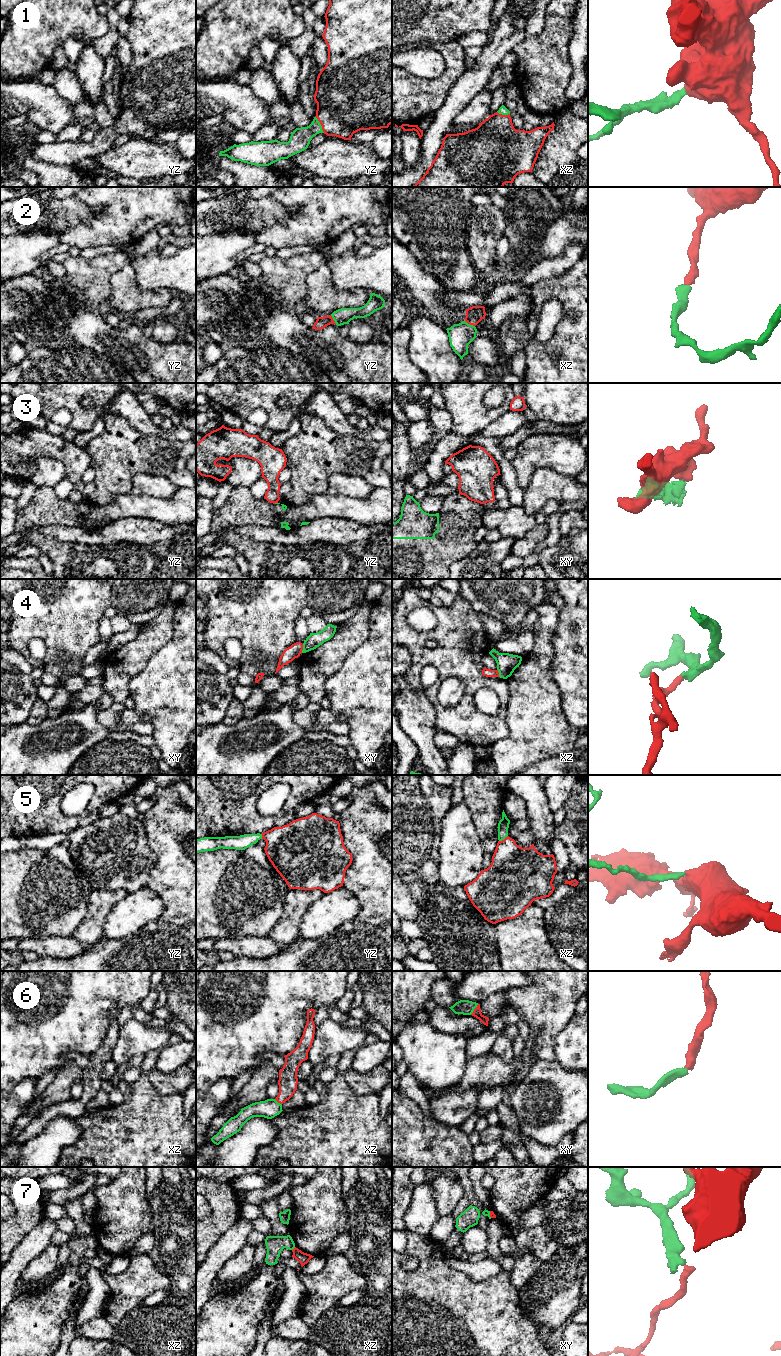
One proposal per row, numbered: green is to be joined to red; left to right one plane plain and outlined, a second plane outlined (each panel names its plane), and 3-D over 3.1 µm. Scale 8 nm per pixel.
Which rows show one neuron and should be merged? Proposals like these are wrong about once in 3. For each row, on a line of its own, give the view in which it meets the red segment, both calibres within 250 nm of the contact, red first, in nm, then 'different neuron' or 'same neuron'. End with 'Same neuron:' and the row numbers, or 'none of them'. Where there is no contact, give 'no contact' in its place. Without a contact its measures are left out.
1: meets red in yz; 460 nm thick on the red side, 170 nm on the other; same neuron
2: meets red in xz; 140 nm thick on the red side, 190 nm on the other; same neuron
3: meets red in yz; 140 nm thick on the red side, 20 nm on the other; different neuron
4: meets red in xy; 110 nm thick on the red side, 120 nm on the other; different neuron
5: meets red in xz; 360 nm thick on the red side, 90 nm on the other; same neuron
6: meets red in xy; 70 nm thick on the red side, 120 nm on the other; same neuron
7: meets red in xz; 90 nm thick on the red side, 140 nm on the other; different neuron
Same neuron: 1, 2, 5, 6

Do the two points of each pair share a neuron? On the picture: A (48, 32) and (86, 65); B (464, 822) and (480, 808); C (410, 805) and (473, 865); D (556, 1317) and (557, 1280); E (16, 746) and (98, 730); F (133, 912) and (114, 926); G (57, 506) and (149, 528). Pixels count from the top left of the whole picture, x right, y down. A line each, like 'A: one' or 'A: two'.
A: two
B: two
C: two
D: one
E: one
F: one
G: two

